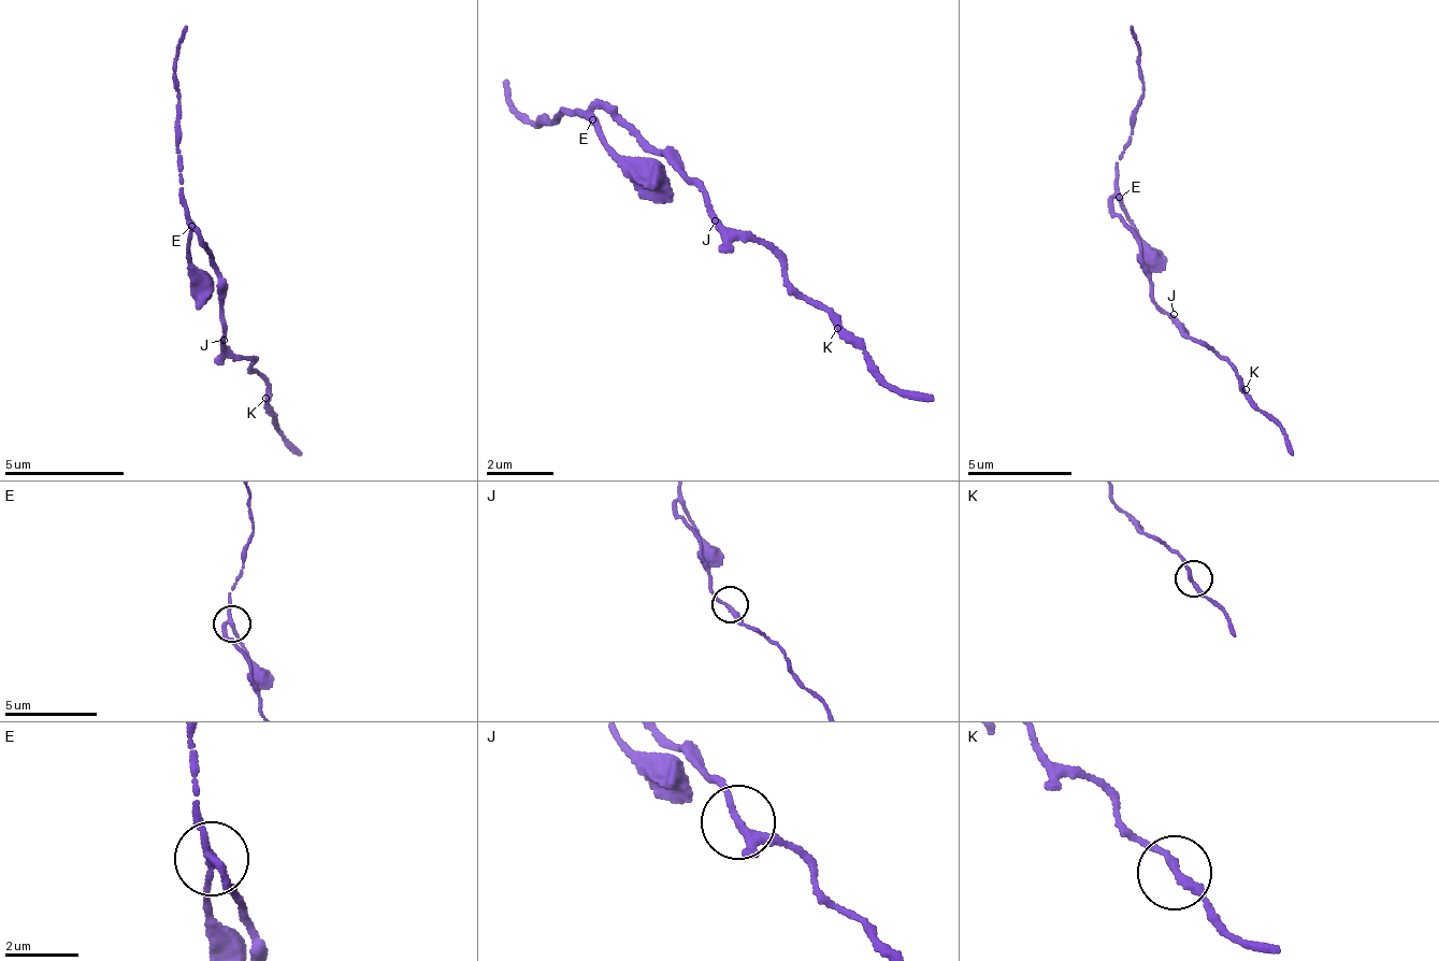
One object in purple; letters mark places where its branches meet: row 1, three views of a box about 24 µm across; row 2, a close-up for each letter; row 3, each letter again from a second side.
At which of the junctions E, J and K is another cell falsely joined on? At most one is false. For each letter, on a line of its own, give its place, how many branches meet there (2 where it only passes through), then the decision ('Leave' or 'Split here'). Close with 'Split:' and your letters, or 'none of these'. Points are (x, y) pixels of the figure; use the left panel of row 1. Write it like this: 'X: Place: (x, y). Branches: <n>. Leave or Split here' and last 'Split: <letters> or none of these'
E: Place: (191, 226). Branches: 3. Split here
J: Place: (224, 340). Branches: 3. Leave
K: Place: (265, 398). Branches: 2. Leave
Split: E

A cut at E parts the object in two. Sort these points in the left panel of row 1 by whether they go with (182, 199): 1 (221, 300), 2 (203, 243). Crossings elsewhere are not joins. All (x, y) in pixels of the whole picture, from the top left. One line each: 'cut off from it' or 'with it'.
1: cut off from it
2: cut off from it

